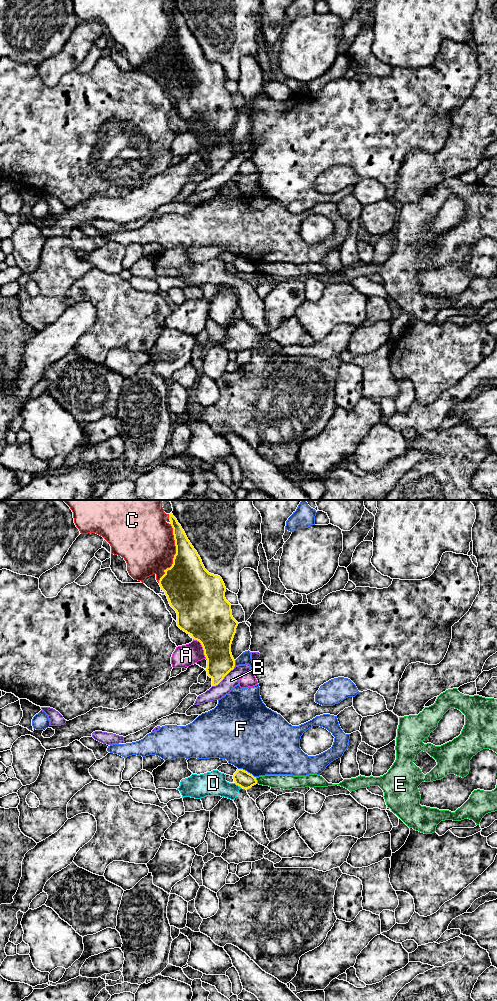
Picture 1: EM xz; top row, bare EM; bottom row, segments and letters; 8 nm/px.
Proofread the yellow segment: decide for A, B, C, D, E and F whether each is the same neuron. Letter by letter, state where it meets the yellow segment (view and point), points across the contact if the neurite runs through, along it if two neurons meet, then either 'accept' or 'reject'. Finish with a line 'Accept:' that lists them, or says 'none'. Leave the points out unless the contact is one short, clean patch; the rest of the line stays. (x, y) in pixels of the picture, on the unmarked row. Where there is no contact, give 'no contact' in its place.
A: contact xz (203, 136); reject
B: contact xz (223, 166); border xz (234, 154), (217, 172), (212, 174); reject
C: contact xz (176, 41); reject
D: contact xz (238, 273); border xz (234, 271), (241, 275); reject
E: contact xz (256, 268); border xz (255, 265), (257, 271); reject
F: contact xz (246, 259); reject
Accept: none

